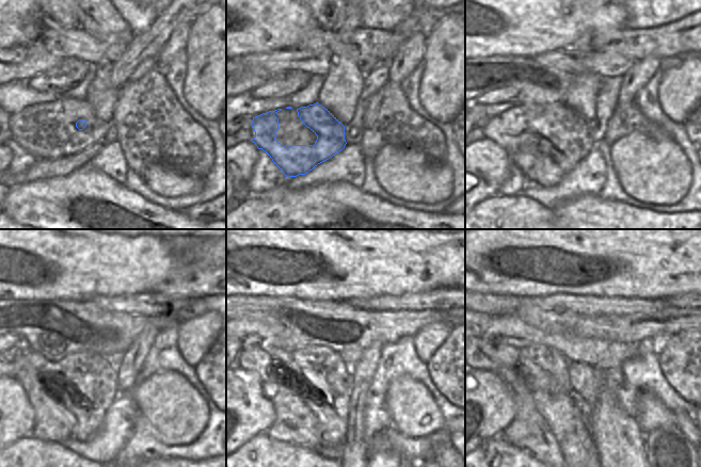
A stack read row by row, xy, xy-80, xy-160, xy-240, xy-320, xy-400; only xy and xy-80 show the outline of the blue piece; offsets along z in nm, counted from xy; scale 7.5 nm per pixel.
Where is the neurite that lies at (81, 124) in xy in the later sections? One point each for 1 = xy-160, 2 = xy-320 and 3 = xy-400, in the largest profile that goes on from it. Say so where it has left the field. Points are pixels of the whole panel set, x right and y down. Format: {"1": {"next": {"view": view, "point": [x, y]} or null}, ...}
{"1": {"next": {"view": "xy-160", "point": [546, 143]}}, "2": {"next": {"view": "xy-320", "point": [322, 381]}}, "3": {"next": {"view": "xy-400", "point": [576, 446]}}}

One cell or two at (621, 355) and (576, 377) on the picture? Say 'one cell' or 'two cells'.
two cells

